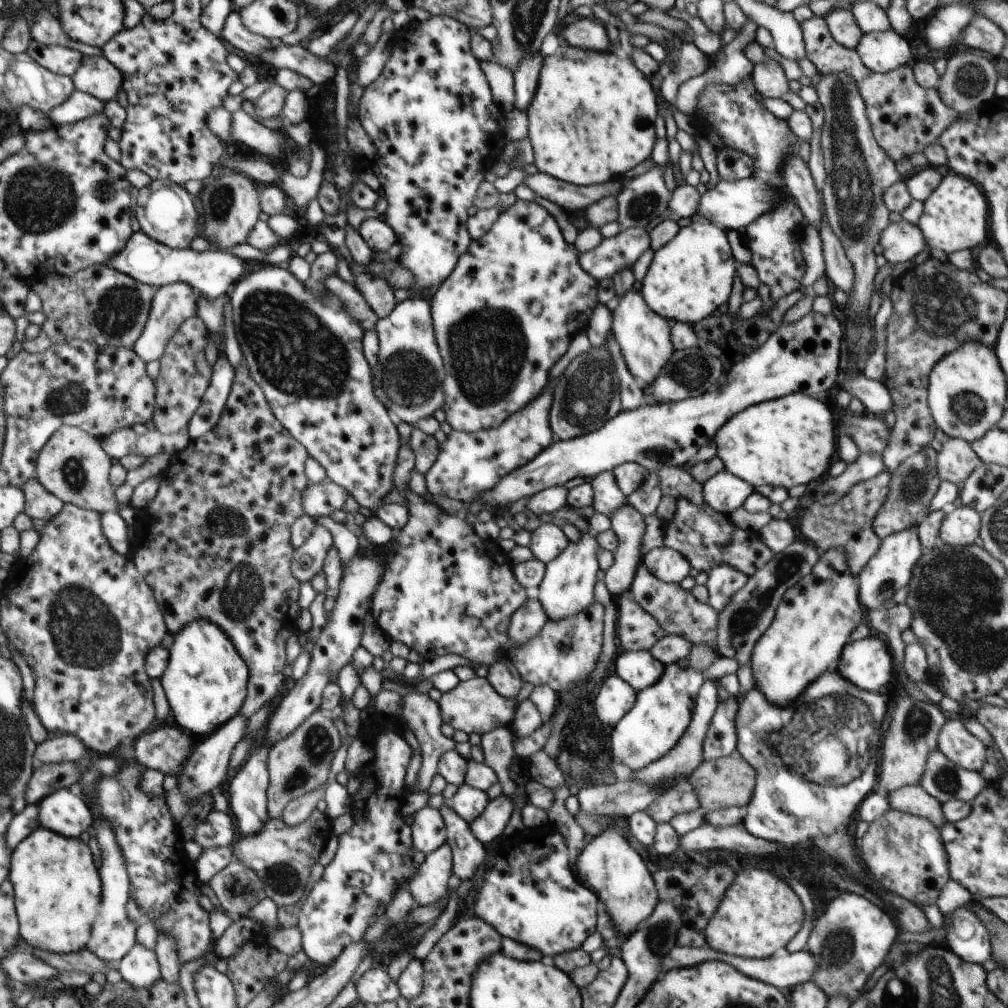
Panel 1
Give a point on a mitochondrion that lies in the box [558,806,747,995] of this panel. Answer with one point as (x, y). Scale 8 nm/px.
(657, 942)

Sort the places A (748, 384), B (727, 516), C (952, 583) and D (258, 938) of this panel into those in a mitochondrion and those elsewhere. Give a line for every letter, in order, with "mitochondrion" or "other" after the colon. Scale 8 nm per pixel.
A: other
B: other
C: mitochondrion
D: other

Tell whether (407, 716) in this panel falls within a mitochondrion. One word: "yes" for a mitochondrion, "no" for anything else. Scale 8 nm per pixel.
no

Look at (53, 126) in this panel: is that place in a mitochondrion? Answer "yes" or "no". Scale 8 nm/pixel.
no

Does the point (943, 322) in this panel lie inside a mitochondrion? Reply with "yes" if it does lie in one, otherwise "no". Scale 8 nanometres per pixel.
yes

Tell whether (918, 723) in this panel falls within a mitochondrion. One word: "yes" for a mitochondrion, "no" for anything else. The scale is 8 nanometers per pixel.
yes

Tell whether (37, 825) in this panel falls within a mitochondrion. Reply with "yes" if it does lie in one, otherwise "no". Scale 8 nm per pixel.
no

